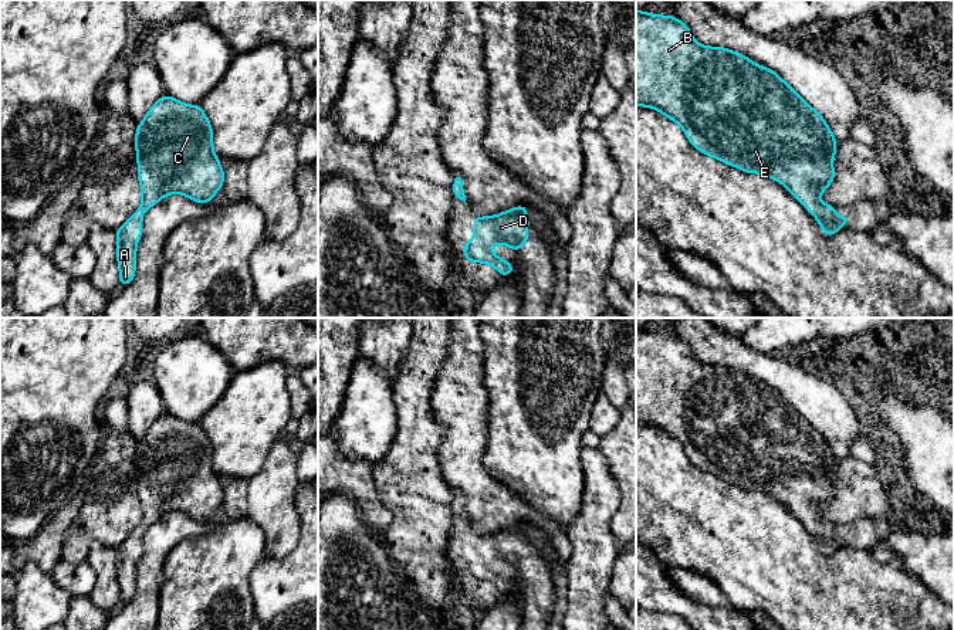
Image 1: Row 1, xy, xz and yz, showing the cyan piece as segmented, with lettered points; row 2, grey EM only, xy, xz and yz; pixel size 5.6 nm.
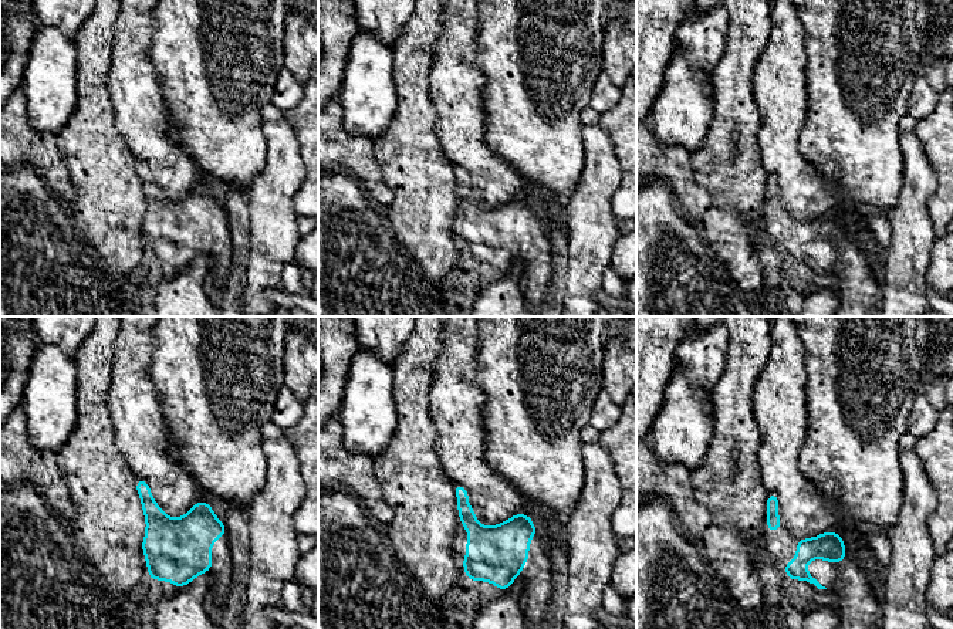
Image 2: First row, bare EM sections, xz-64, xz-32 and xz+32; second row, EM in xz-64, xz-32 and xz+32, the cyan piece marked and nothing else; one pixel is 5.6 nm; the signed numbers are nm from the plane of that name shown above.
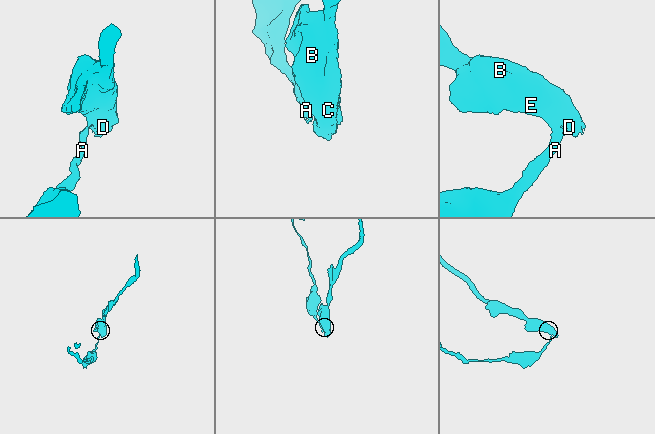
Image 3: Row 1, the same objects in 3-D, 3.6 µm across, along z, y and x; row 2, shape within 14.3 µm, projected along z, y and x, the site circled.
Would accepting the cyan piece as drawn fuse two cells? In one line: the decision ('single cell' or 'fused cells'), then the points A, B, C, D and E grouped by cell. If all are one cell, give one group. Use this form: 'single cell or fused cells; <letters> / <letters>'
single cell; A B C D E

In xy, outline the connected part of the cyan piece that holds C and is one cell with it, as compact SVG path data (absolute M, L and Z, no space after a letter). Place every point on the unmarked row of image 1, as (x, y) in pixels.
M165 411L150 424L143 438L136 444L133 461L136 464L142 522L116 548L116 578L121 604L131 602L135 595L136 562L142 553L143 531L160 516L173 511L180 511L199 522L210 521L224 499L224 488L213 470L213 447L200 423L187 423Z

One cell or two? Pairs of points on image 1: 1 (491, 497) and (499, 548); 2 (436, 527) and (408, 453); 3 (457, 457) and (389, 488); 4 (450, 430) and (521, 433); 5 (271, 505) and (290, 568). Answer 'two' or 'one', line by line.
1: two
2: one
3: two
4: two
5: two

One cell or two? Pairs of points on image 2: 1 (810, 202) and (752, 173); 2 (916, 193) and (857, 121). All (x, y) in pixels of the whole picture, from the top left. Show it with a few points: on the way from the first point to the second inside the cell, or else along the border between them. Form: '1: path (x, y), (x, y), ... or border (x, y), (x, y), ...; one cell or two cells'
1: border (757, 144), (761, 166), (769, 175); two cells
2: border (899, 142), (902, 188), (892, 208); two cells

